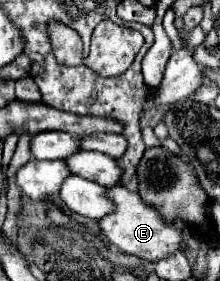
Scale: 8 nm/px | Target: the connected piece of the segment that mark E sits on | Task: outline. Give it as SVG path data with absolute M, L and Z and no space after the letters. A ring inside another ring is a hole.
M113 185L113 187L107 187L105 195L115 205L115 209L113 209L113 213L99 219L99 227L105 233L105 237L109 239L109 243L115 245L119 251L137 255L147 261L157 261L157 259L163 259L163 257L175 253L175 251L185 251L181 231L175 225L165 223L155 213L155 209L149 209L141 201L139 193L131 193L123 185Z

